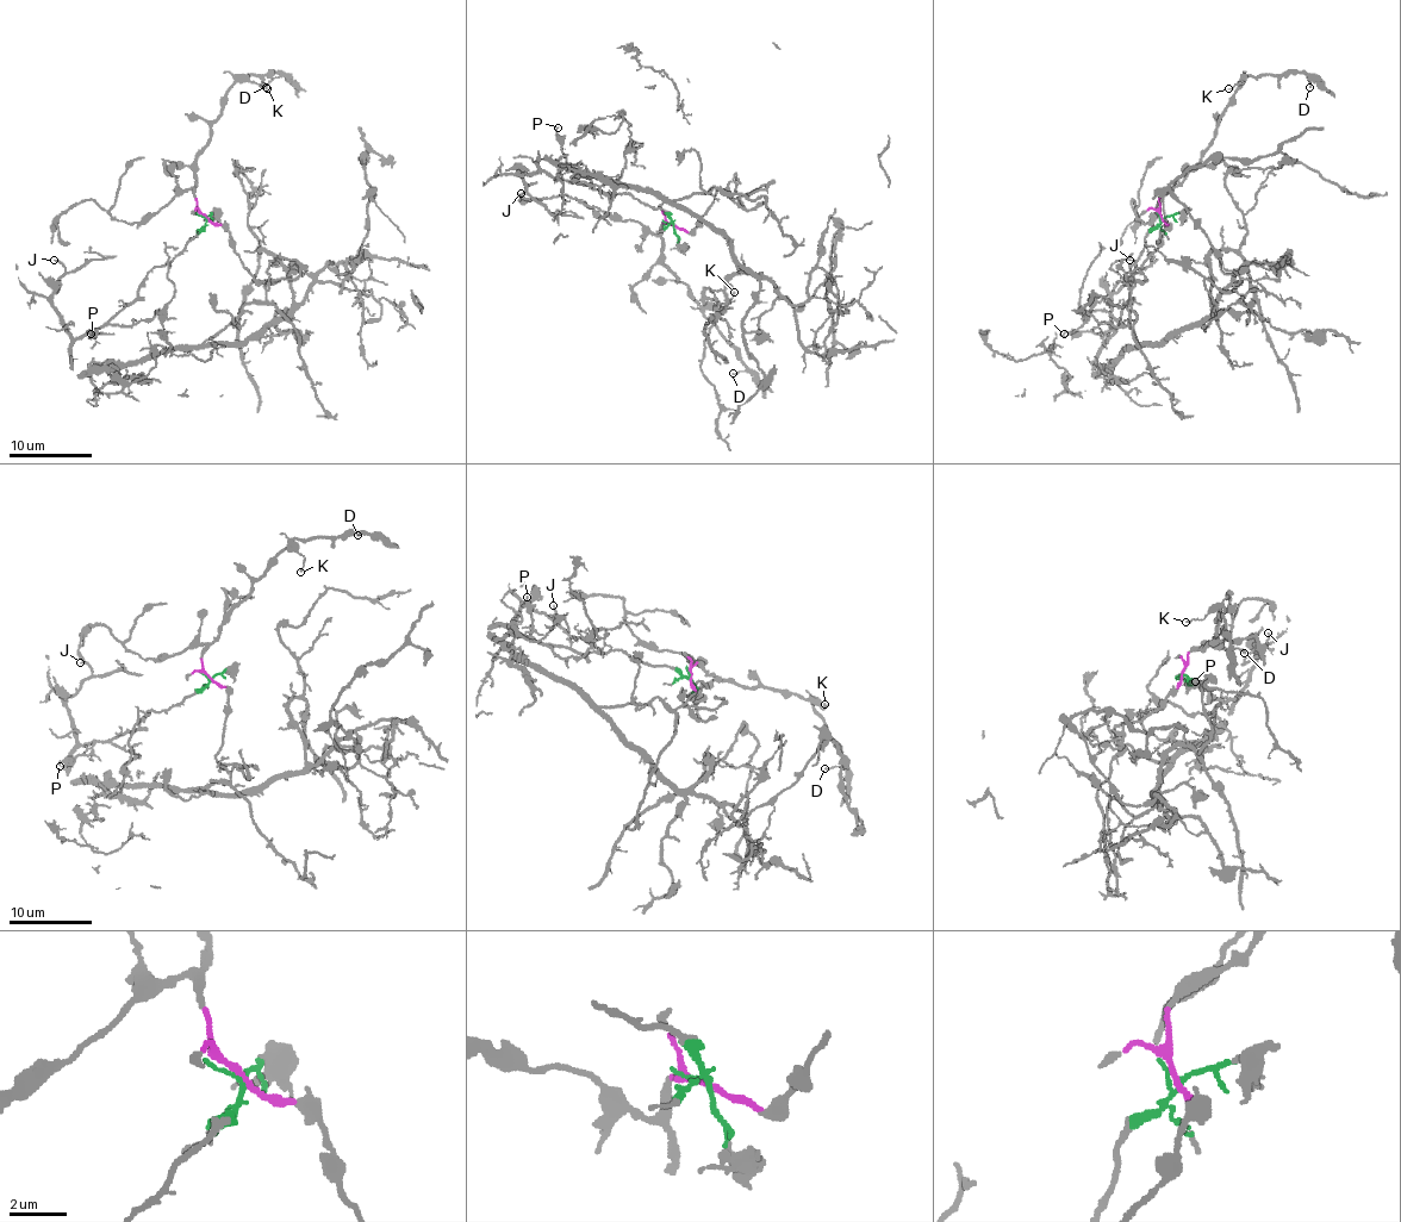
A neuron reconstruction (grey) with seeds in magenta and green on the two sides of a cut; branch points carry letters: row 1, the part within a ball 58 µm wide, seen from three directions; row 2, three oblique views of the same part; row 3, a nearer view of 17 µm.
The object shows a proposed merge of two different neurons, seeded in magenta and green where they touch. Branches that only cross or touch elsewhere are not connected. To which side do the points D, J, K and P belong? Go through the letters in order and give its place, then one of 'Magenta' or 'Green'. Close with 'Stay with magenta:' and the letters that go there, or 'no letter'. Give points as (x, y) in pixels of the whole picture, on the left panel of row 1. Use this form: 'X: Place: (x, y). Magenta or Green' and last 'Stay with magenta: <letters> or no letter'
D: Place: (266, 87). Magenta
J: Place: (54, 260). Green
K: Place: (267, 88). Magenta
P: Place: (91, 334). Green
Stay with magenta: D, K

